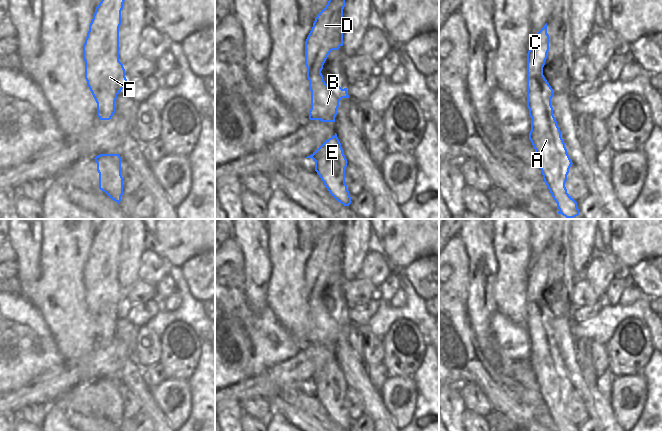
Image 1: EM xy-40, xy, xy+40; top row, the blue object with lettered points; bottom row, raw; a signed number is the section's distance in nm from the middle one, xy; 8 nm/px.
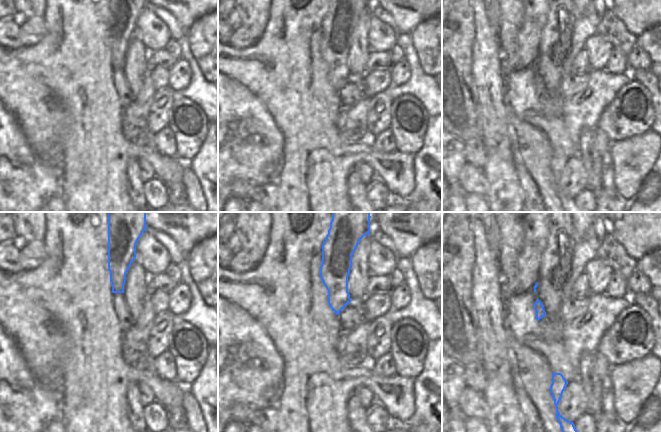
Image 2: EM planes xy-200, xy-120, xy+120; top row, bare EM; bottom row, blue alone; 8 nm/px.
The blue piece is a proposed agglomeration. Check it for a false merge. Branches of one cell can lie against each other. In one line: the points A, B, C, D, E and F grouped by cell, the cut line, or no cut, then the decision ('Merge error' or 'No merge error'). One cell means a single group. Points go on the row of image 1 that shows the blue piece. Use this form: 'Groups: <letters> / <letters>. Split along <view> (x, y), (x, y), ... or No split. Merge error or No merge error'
Groups: A B C D E F. No split. No merge error

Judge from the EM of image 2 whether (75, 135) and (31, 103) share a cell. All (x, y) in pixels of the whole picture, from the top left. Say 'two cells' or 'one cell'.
two cells

